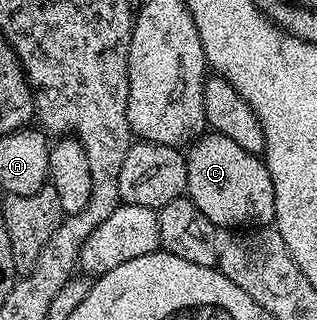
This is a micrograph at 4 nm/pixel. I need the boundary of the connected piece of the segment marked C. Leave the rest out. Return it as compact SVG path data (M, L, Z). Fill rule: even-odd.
M207 131L189 146L186 166L186 193L190 201L196 203L196 207L200 207L200 211L204 211L204 215L208 215L219 230L238 231L243 227L274 225L276 195L272 175L268 175L266 162L259 154L244 151L244 147L236 147L232 139Z

